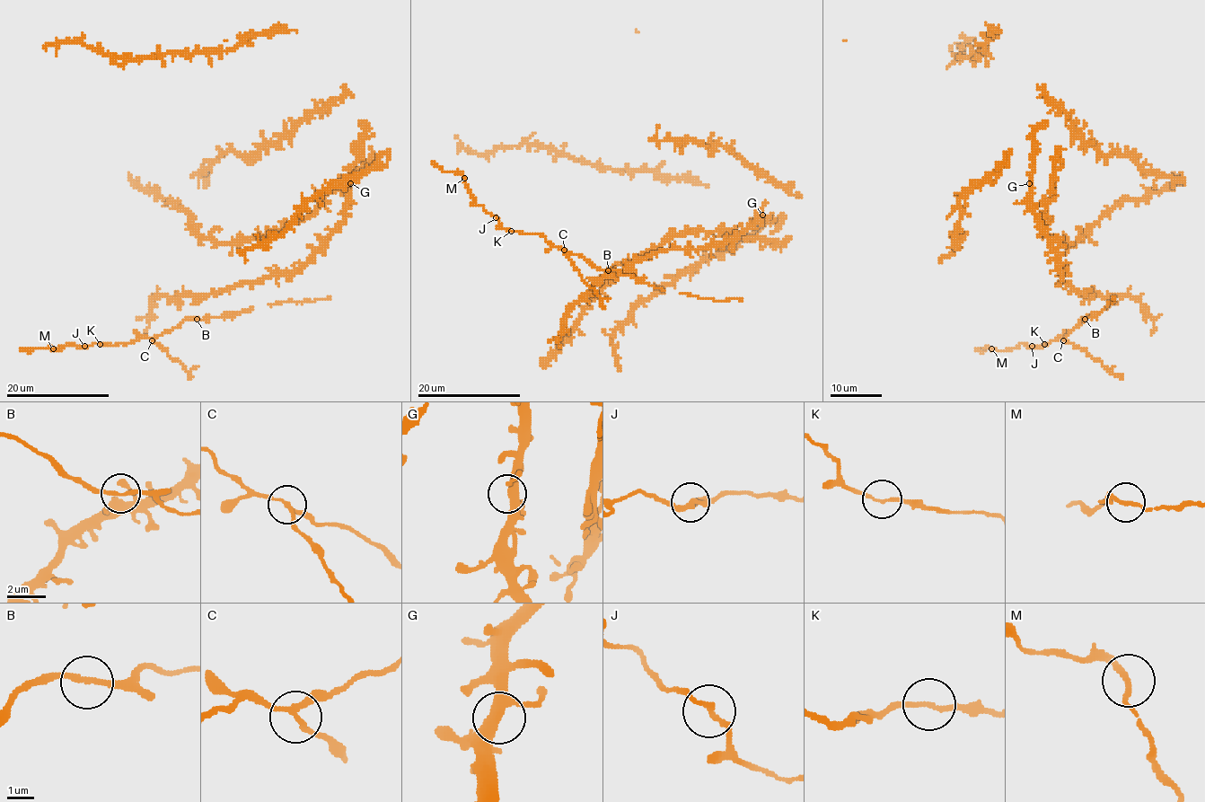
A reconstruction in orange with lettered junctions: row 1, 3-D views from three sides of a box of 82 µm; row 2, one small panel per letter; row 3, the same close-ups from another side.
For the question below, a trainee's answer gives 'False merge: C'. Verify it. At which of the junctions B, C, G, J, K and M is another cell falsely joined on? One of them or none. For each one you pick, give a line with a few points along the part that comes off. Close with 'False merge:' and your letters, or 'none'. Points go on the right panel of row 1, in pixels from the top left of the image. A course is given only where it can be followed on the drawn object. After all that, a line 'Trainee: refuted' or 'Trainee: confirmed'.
C: Course of the part to remove: (1064, 339), (1083, 348), (1100, 360), (1103, 367), (1121, 377)
False merge: C
Trainee: confirmed

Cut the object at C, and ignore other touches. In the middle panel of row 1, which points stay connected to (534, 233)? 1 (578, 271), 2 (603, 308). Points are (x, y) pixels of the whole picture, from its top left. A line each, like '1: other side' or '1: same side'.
1: other side
2: other side

